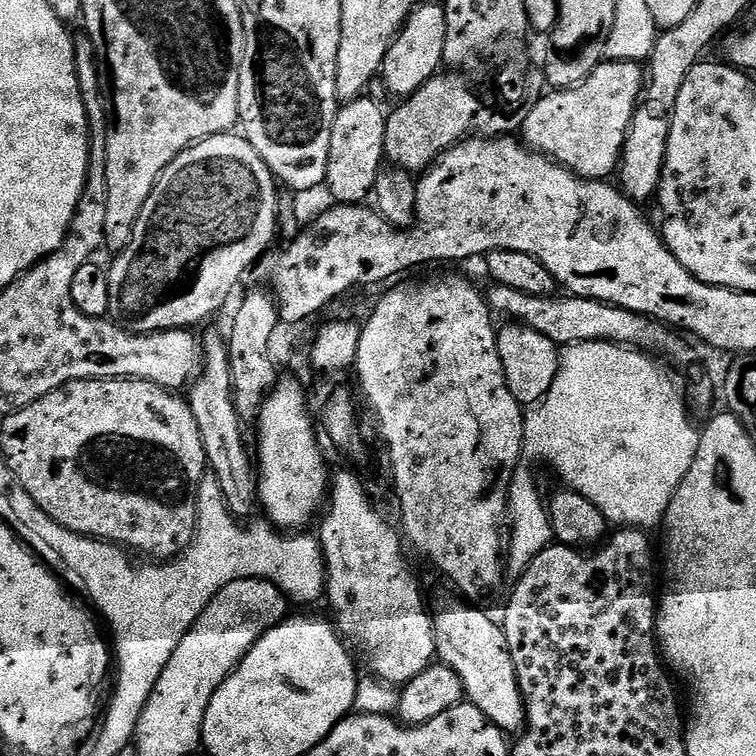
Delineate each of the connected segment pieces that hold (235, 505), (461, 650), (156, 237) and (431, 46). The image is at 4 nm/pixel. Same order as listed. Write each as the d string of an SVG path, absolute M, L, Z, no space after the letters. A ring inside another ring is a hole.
M223 339L203 341L202 371L195 377L186 399L194 414L194 422L198 422L198 434L202 434L208 468L218 478L218 486L222 486L226 506L237 518L251 517L251 512L258 508L258 476L249 451L247 454L244 450L244 438L240 434L242 421L232 401L228 345Z
M463 599L440 600L434 604L431 613L432 629L434 630L434 642L436 643L436 655L439 663L446 665L458 678L464 687L464 695L467 703L472 704L494 726L498 726L505 734L516 734L525 727L526 717L524 714L524 699L518 686L518 674L514 670L514 658L510 646L506 646L506 634L499 623L496 624L480 608L471 608Z
M222 132L219 136L211 136L205 140L200 140L196 144L184 149L170 166L162 170L162 174L156 179L154 190L150 198L146 198L146 206L138 214L138 222L132 231L132 241L125 248L115 253L112 265L107 265L108 282L110 284L110 306L108 316L121 328L128 332L143 334L145 332L168 332L171 328L182 328L185 330L195 329L195 324L200 324L203 320L208 320L224 303L228 300L228 295L236 288L236 283L248 272L248 267L255 265L260 257L265 255L273 247L272 239L278 236L278 207L276 208L276 188L278 181L272 172L262 162L258 150L250 146L250 142L245 140L243 135L232 132Z
M421 3L404 21L404 26L388 48L382 69L382 80L396 98L407 98L415 94L432 76L441 71L446 46L446 14L443 3Z

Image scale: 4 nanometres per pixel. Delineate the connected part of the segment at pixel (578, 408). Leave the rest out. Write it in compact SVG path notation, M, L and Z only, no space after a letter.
M595 340L594 342L582 342L581 344L567 345L560 353L560 365L558 374L554 378L554 386L539 404L529 407L524 412L524 451L523 455L532 460L541 460L544 464L549 464L554 471L560 475L560 480L565 489L582 494L604 517L608 519L609 525L623 526L624 528L634 528L637 530L649 530L661 523L668 513L670 502L694 458L698 454L700 445L700 432L692 425L692 420L688 417L688 408L684 405L684 400L680 397L680 392L676 389L676 384L655 364L651 355L645 354L631 346L623 344L609 344L607 340Z

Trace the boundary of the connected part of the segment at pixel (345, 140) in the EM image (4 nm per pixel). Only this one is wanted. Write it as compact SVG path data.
M371 95L359 96L356 100L341 103L336 110L334 126L330 130L330 158L326 166L326 189L333 196L336 204L359 204L365 203L364 199L372 196L372 187L385 163L384 139L386 138L386 112L380 109L376 100L371 100Z

